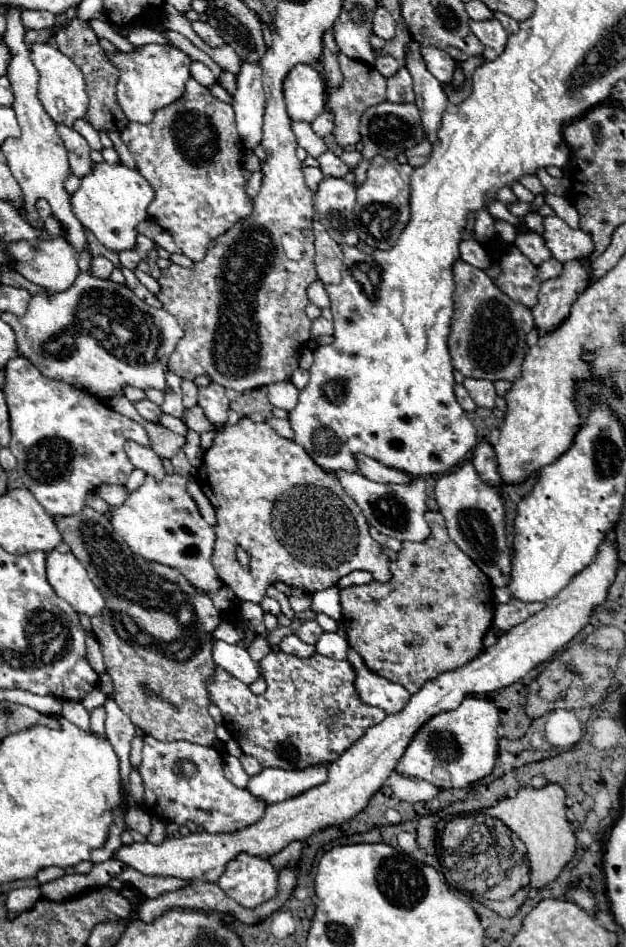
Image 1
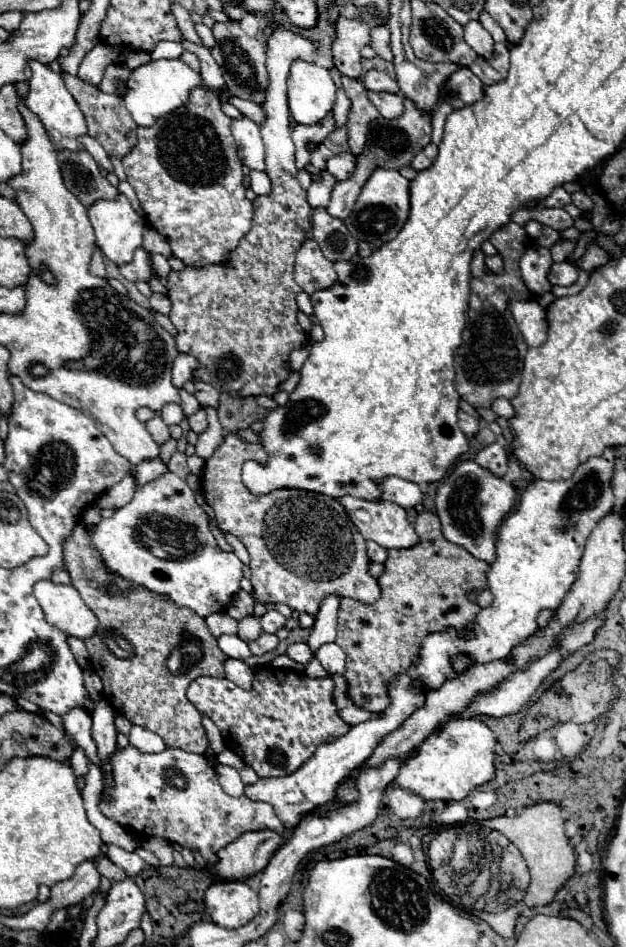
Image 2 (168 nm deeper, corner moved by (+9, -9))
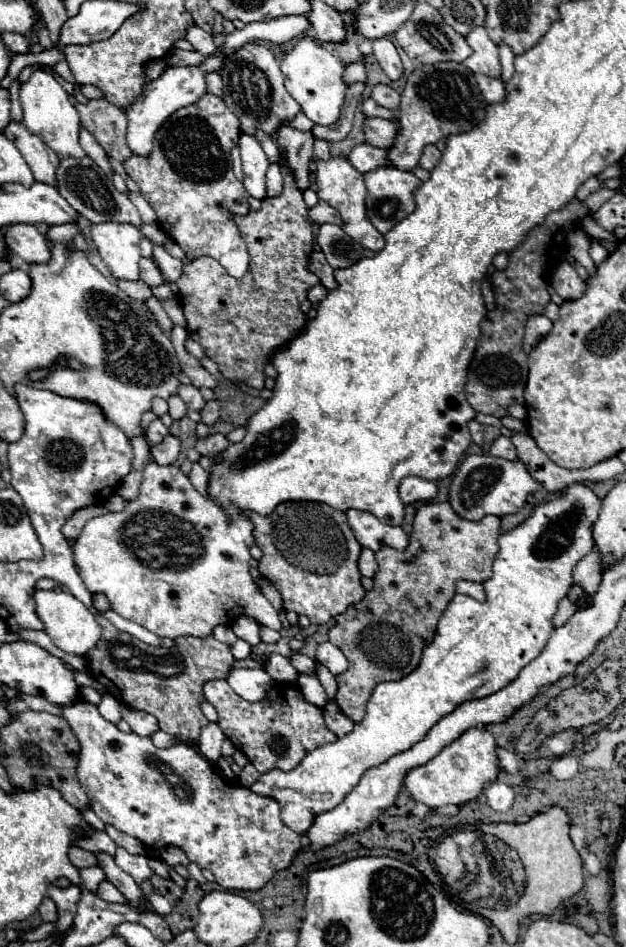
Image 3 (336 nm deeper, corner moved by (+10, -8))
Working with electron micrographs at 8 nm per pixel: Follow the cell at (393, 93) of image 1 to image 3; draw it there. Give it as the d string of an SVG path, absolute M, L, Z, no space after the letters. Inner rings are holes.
M364 99L362 103L362 113L366 117L384 117L384 119L390 119L392 117L392 111L386 111L384 107L378 107L372 99Z

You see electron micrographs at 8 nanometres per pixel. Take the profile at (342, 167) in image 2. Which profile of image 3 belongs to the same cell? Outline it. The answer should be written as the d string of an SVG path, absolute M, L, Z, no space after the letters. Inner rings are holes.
M368 143L356 145L350 151L348 159L350 159L350 163L354 163L354 167L360 173L368 173L368 171L374 171L378 167L392 167L392 163L388 161L388 151L374 147L374 145L368 145Z

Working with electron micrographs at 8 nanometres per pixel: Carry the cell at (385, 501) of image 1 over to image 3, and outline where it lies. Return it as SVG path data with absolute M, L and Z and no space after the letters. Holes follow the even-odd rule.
M346 511L348 525L352 533L356 535L358 543L362 547L368 547L372 551L378 551L382 545L394 547L394 549L406 549L408 547L408 535L402 531L402 527L390 527L382 521L378 521L368 511Z

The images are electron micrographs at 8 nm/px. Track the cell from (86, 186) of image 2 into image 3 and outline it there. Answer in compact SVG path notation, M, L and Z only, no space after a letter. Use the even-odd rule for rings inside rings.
M70 157L70 159L64 159L60 163L60 167L58 167L58 191L62 191L62 195L68 199L68 203L82 217L86 217L92 223L114 221L114 223L130 223L138 229L142 227L140 215L138 215L138 209L134 207L134 203L114 187L112 179L104 171L98 171L98 165L90 157L84 157L84 159Z

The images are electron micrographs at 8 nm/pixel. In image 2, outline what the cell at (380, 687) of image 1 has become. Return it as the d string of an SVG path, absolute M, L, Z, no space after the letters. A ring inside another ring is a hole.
M335 674L333 680L335 680L335 706L337 706L337 710L339 710L339 716L341 716L347 724L355 726L355 724L361 724L361 722L379 718L379 716L383 714L383 712L369 712L369 710L357 706L357 704L353 702L353 700L349 698L349 692L347 692L347 690L349 690L349 684L347 684L345 676Z

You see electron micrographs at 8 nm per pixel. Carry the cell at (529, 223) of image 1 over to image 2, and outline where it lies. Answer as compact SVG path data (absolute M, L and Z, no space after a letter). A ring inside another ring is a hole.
M541 246L528 248L522 255L519 268L527 288L531 292L547 292L551 284L547 282L547 272L553 264L550 250Z

